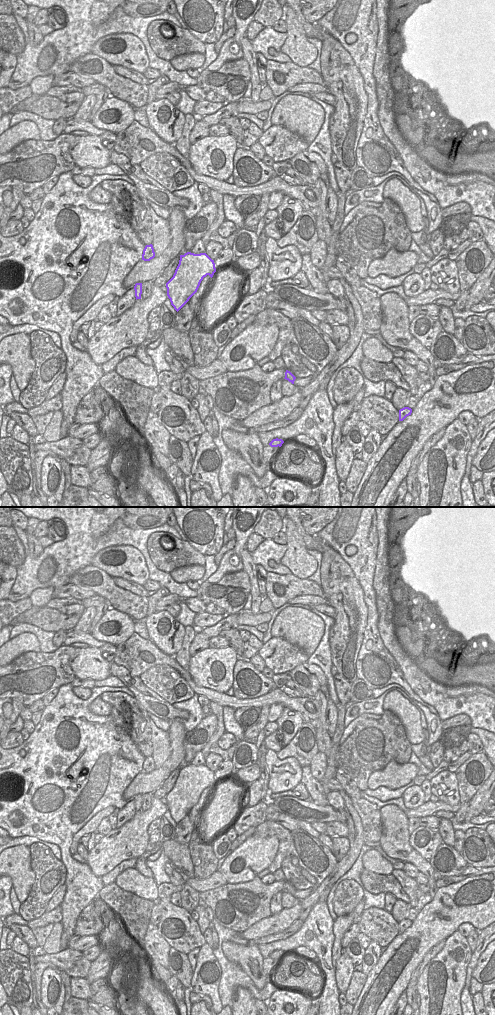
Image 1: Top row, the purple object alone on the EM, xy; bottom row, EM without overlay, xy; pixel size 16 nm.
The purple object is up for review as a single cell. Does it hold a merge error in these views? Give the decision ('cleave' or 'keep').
keep

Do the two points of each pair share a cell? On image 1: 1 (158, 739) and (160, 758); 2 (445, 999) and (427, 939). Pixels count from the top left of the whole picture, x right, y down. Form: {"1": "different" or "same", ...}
{"1": "same", "2": "different"}

